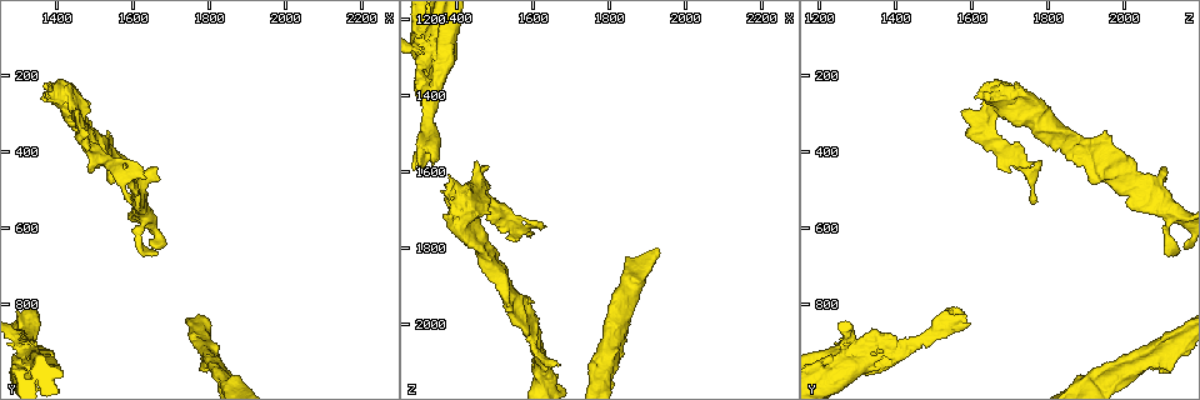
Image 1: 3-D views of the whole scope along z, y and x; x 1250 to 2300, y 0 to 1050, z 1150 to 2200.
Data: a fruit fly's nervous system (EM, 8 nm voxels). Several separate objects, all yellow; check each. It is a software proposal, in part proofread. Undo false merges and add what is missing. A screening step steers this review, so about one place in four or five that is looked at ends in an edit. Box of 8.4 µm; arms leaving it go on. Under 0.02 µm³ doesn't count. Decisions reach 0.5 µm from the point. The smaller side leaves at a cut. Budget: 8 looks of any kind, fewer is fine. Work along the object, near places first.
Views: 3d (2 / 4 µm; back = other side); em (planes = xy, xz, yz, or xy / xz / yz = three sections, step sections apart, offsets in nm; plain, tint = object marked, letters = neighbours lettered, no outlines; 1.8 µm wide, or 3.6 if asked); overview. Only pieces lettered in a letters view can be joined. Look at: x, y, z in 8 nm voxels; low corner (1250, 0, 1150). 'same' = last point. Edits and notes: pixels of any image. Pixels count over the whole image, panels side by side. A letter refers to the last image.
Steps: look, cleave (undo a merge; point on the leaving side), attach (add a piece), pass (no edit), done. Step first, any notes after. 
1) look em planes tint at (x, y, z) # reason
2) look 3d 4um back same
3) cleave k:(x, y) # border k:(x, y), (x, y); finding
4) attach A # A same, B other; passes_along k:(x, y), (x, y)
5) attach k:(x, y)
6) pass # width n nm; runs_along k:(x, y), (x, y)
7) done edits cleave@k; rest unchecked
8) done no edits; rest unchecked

look em xz step 4 tint at (1560, 435, 1940) # a fork

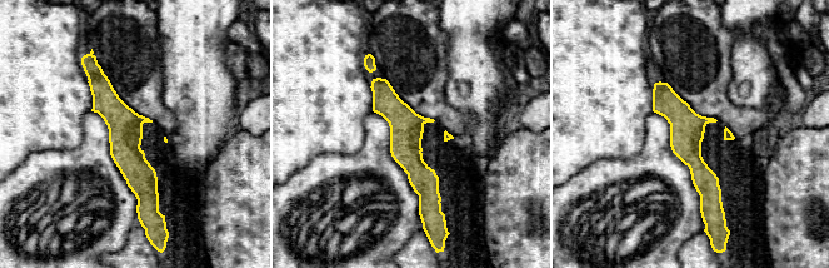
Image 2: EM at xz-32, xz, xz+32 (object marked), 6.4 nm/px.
look em planes letters same

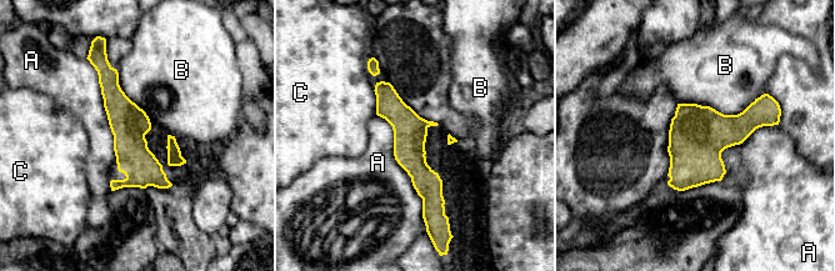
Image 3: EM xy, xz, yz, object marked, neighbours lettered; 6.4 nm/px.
pass # width 220 nm; A other, B other, C other; runs_along 3:(379, 85), (409, 128), (429, 212); all the same neuron

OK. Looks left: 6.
look em planes plain at (1770, 965, 2125) # branch stops here

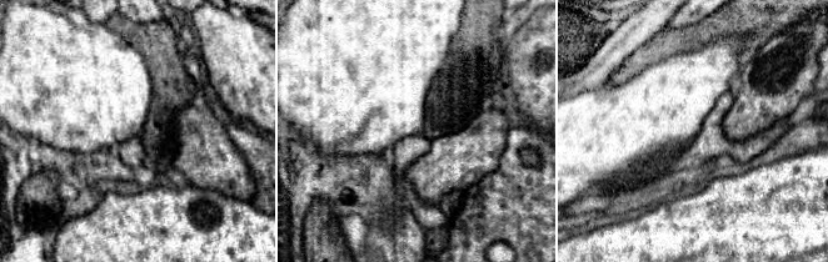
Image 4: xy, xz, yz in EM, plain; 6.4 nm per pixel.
look em planes letters same # see the neighbours

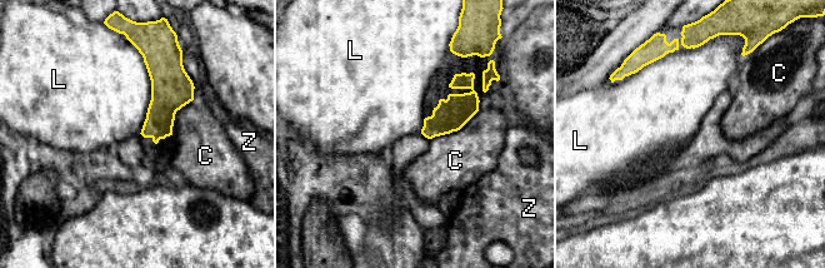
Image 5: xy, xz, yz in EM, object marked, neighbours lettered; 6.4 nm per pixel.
pass # width 160 nm; C other, L other, Z other; border 5:(133, 45), (150, 80), (140, 133); no lettered piece goes on from it

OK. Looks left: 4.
look em 3.6um xz step 8 tint at (1430, 275, 1700) # sudden change in width

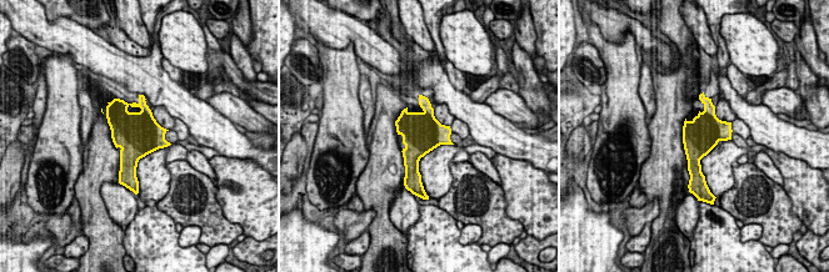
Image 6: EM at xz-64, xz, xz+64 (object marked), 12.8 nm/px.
look em 3.6um planes letters same

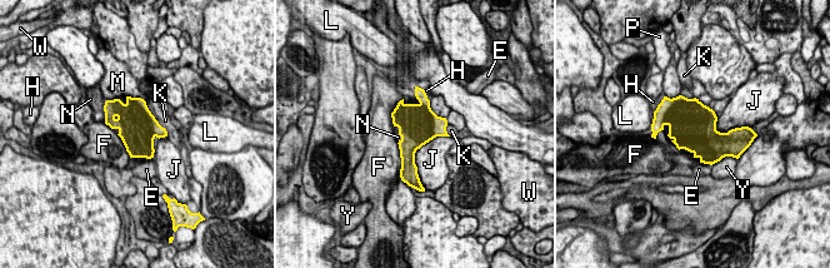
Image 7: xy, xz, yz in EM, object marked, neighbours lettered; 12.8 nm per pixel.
attach N # E other, F other, H other, J other, K other, L other, M other, N same, P other, W other, Y other; the neuron continues

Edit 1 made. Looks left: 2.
done edits attach@7; rest unchecked

